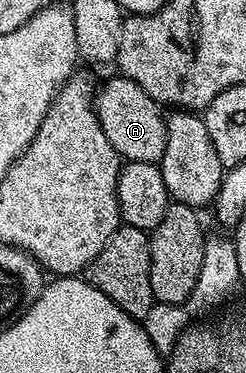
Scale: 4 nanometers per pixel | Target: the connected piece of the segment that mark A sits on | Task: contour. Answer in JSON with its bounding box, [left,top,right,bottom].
[93,74,167,164]

